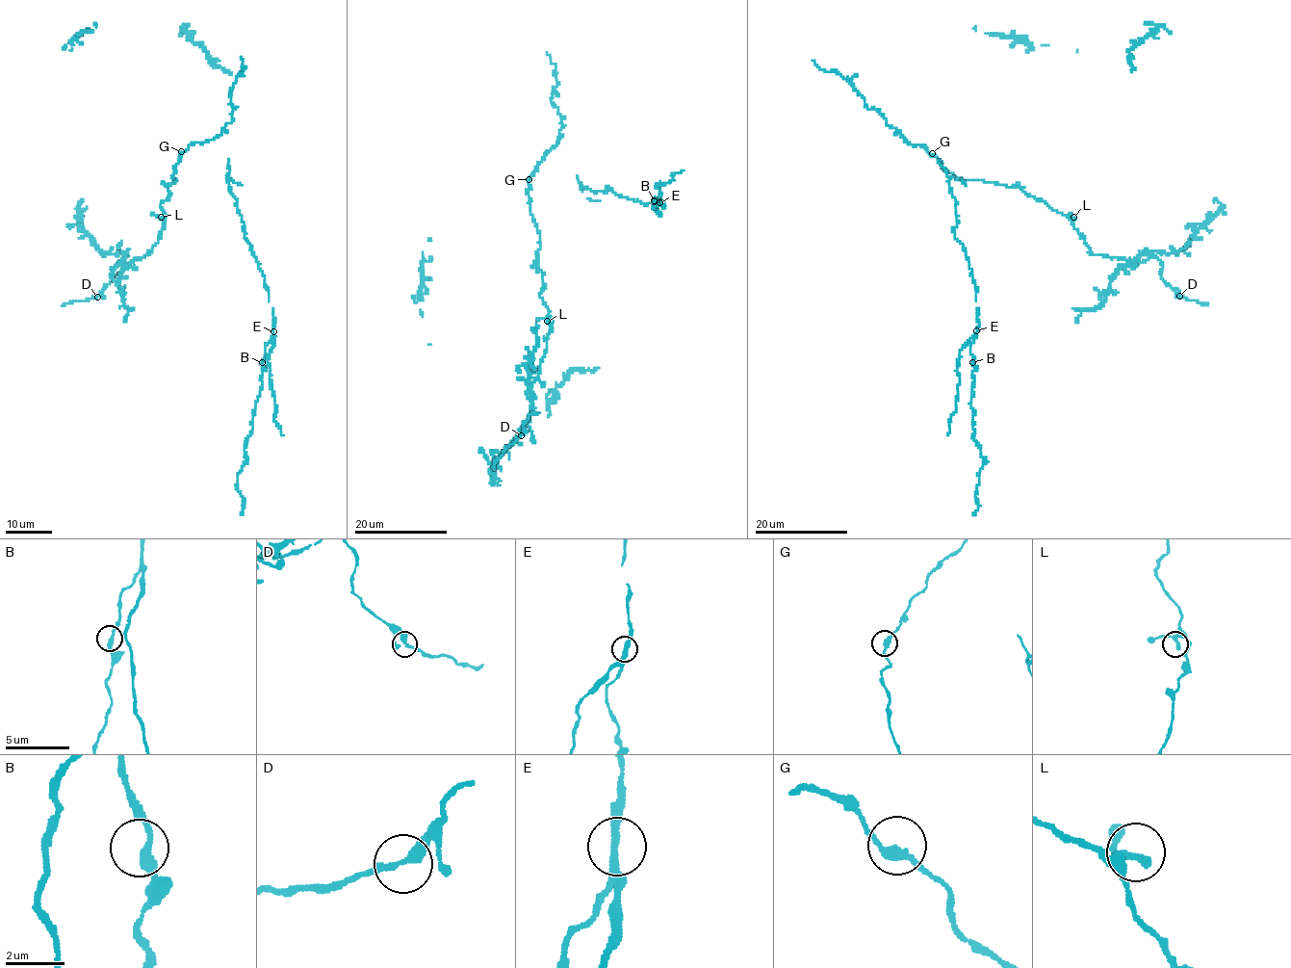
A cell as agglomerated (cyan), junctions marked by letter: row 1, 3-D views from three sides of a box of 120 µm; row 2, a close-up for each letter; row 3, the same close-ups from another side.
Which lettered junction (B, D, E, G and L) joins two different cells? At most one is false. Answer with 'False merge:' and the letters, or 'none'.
False merge: E

